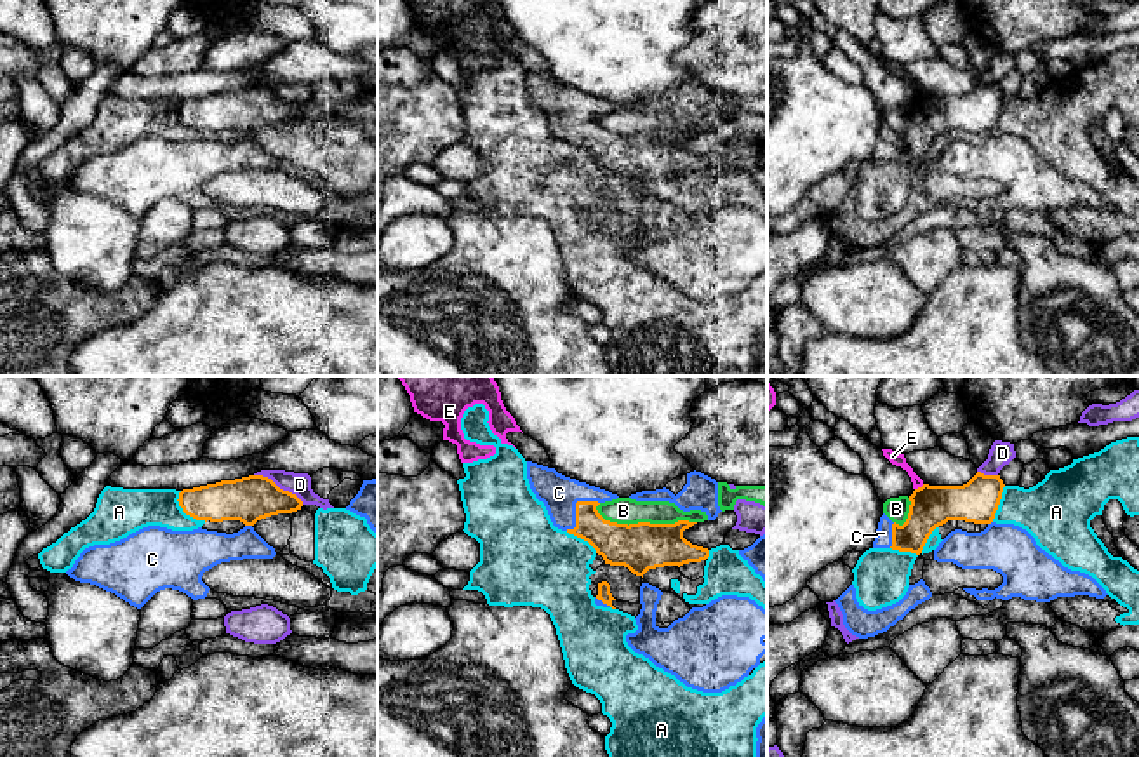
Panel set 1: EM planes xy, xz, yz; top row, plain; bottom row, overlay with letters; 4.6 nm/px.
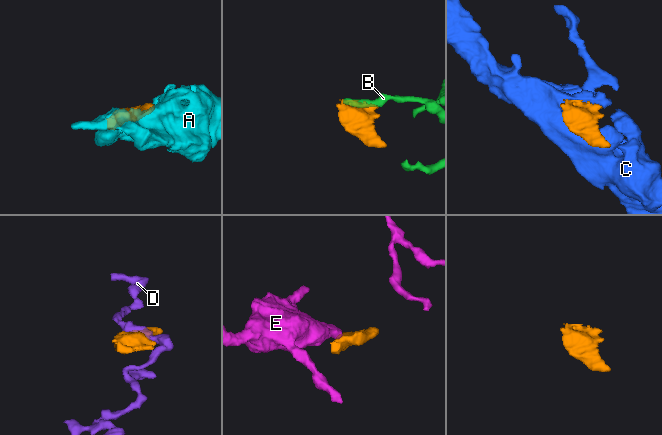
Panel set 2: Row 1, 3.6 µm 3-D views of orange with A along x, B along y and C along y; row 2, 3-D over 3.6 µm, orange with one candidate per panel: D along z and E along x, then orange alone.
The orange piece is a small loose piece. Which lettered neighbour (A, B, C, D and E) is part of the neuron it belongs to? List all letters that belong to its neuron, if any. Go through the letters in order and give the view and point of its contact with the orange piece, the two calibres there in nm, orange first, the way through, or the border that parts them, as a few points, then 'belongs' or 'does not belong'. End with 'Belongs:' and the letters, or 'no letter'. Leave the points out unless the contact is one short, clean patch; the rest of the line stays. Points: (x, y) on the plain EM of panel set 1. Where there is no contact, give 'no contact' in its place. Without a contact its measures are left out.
A: xy (185, 122) | 190/190 nm | does not belong
B: xz (646, 133) | 220/130 nm | does not belong
C: xz (576, 119) | 190/170 nm | belongs
D: xy (277, 96) | 220/110 nm | does not belong
E: yz (919, 98) | 190/60 nm | along yz (924, 94), (915, 100) | does not belong
Belongs: C

